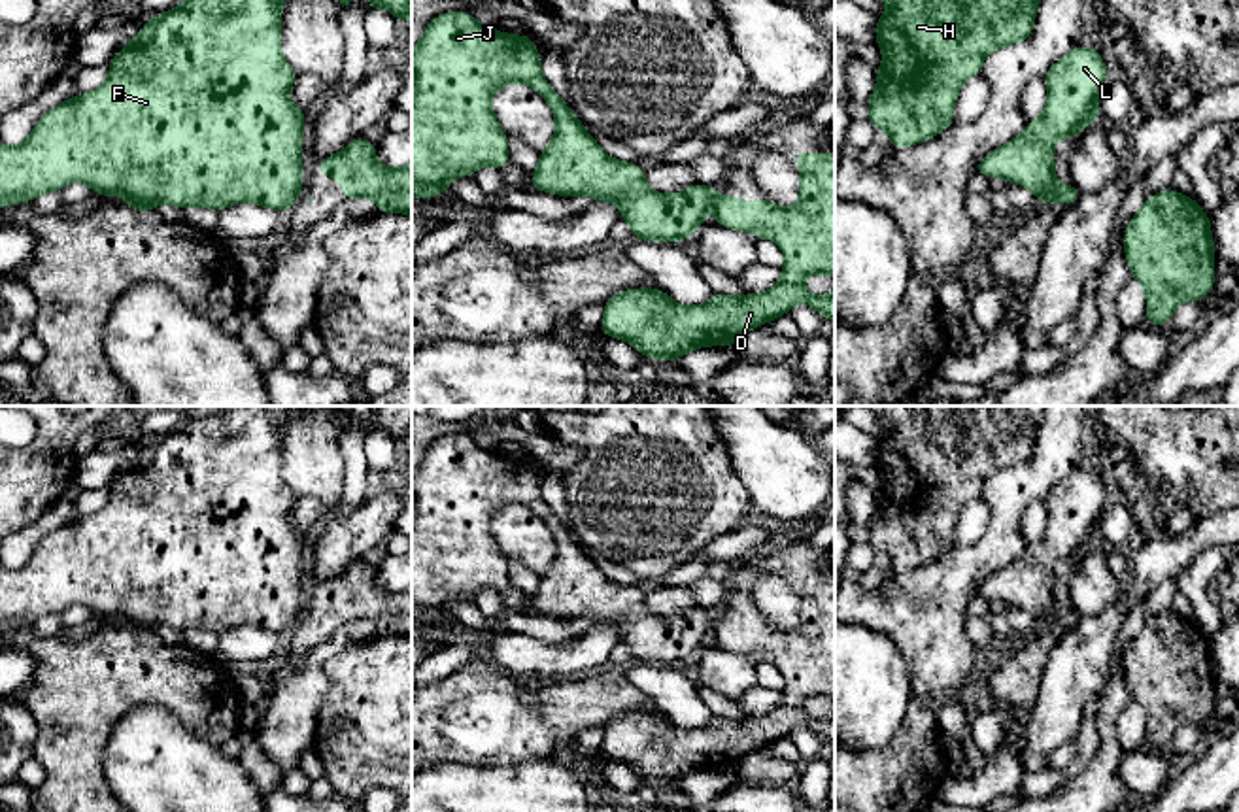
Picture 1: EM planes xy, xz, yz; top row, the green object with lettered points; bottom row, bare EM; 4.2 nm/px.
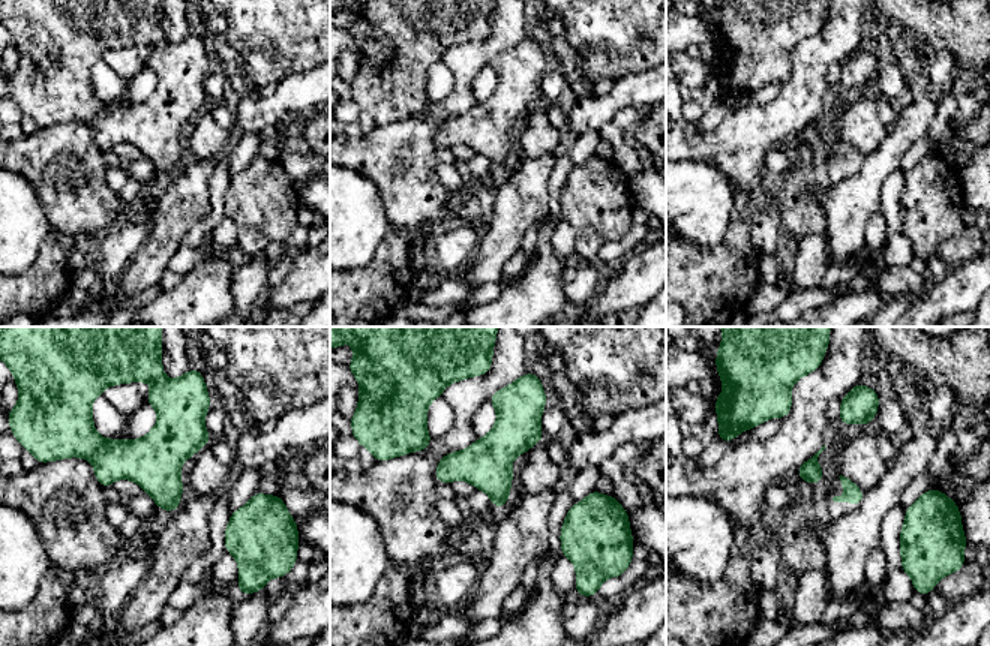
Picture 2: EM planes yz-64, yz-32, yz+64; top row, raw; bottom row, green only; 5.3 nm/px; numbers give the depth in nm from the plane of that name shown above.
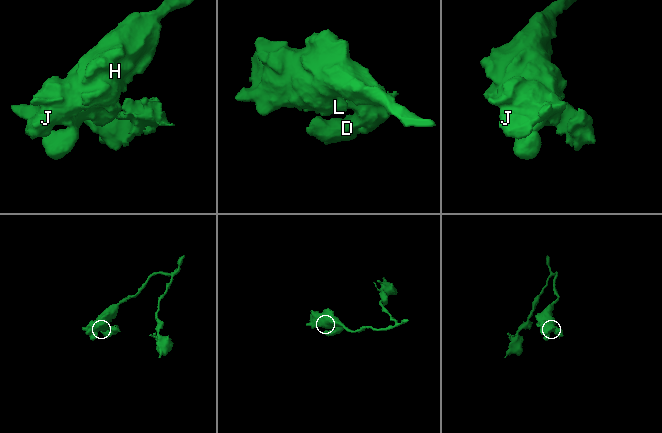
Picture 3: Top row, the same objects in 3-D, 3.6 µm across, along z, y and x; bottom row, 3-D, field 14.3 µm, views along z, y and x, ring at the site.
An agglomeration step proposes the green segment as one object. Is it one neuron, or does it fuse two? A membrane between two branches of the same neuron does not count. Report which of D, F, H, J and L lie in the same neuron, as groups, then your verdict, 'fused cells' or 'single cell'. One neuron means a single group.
groups D / F H J L; fused cells

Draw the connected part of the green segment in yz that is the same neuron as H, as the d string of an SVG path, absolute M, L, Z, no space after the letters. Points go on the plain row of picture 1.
M861 406L876 414L888 432L876 442L876 470L884 487L876 489L876 512L865 525L867 544L886 551L893 574L925 565L950 551L954 529L965 502L982 495L988 476L1010 466L1024 466L1033 457L1035 438L1044 406Z

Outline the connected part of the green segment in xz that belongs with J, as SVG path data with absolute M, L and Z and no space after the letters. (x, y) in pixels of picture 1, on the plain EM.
M446 434L431 442L412 474L416 517L412 519L412 621L434 621L451 614L455 599L480 589L502 593L510 585L506 555L491 533L491 519L508 506L531 508L553 533L555 557L531 597L529 608L559 619L591 617L595 627L616 625L633 651L633 663L680 665L697 655L718 621L718 610L695 606L676 617L653 616L636 585L616 584L603 574L582 544L542 499L540 472L523 455L504 457L480 448L467 434Z

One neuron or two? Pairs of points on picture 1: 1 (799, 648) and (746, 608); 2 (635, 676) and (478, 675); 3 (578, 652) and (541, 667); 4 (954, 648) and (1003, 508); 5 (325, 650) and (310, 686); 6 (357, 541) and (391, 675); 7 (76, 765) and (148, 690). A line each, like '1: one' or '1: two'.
1: one
2: two
3: one
4: one
5: one
6: two
7: one

